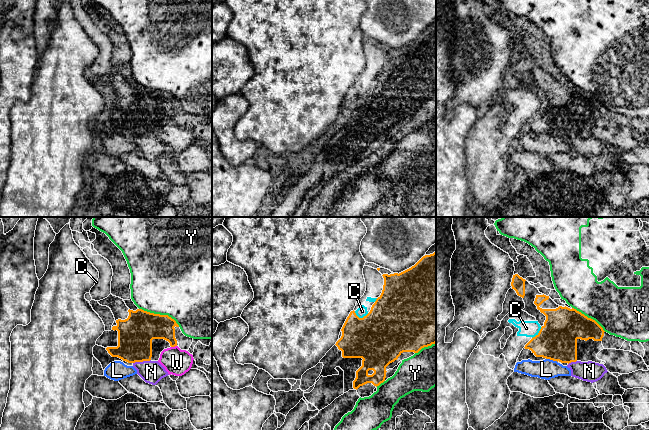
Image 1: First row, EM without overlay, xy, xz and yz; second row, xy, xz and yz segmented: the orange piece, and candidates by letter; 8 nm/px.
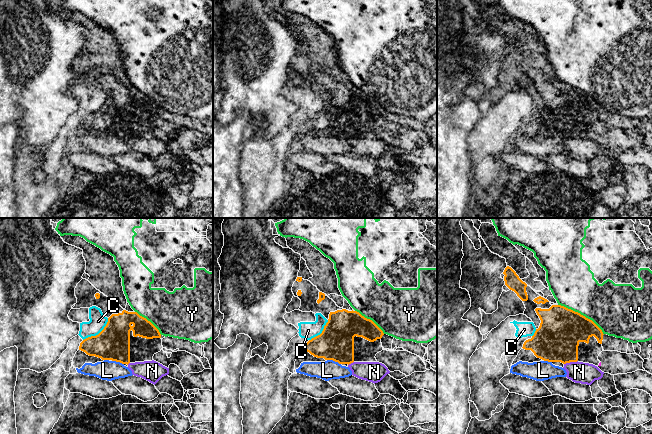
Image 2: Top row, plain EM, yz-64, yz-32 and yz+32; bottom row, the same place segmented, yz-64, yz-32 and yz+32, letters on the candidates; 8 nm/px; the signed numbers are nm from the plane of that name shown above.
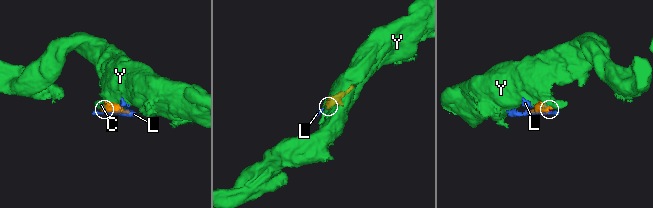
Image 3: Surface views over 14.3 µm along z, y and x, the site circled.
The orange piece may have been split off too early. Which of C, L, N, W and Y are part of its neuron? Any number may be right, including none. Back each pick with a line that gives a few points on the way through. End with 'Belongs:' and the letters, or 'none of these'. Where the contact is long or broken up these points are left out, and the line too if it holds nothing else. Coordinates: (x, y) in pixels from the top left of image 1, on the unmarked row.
Belongs: none of these

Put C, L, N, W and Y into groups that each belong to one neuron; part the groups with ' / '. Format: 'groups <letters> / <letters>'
groups C / L / N / W / Y

